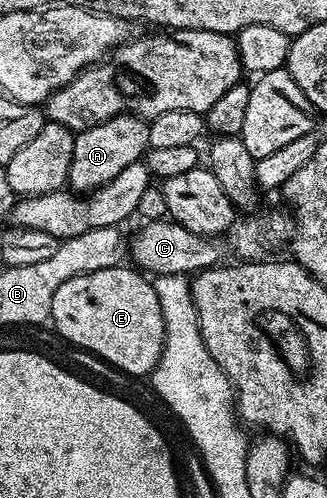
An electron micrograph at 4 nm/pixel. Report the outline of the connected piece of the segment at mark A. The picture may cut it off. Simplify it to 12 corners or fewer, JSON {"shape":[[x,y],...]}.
{"shape":[[120,113],[81,129],[68,185],[87,195],[149,148],[148,121]]}

